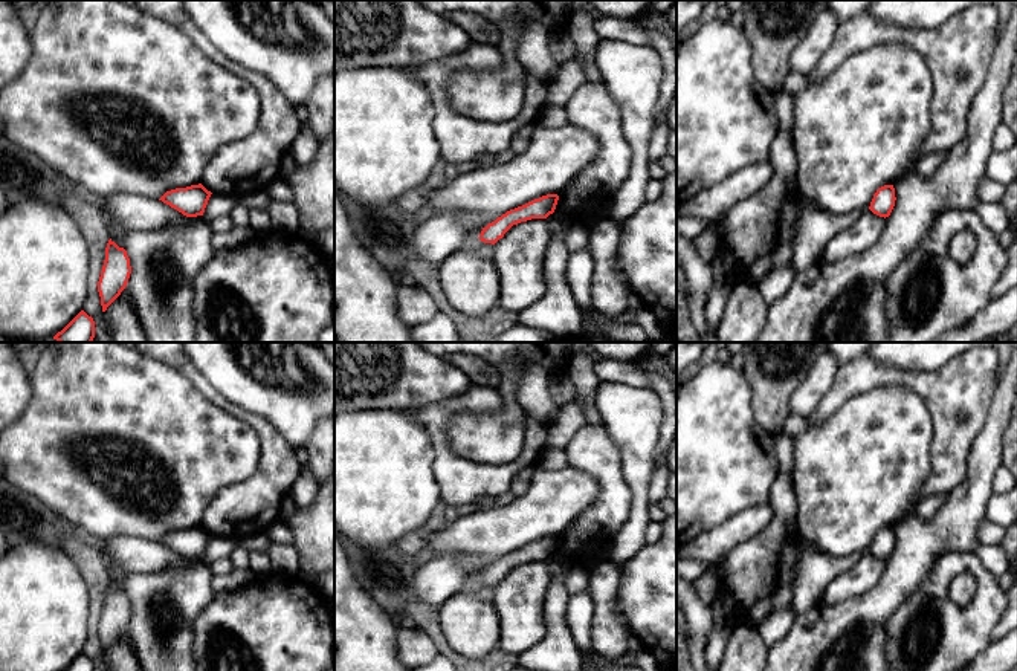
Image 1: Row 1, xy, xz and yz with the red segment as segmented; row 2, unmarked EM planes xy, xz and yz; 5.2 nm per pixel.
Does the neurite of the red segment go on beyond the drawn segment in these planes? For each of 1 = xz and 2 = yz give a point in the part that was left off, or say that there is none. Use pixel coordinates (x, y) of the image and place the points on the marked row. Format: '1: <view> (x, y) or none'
1: none
2: none

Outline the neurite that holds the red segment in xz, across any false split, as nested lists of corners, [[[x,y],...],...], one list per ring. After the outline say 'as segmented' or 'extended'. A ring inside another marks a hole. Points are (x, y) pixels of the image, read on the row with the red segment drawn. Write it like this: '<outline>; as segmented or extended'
[[[547,194],[539,199],[534,199],[522,206],[507,211],[495,222],[489,223],[483,228],[479,234],[479,240],[484,243],[495,245],[504,234],[513,226],[521,222],[527,222],[531,219],[547,219],[550,214],[554,212],[557,205],[559,196],[557,194]]]; as segmented

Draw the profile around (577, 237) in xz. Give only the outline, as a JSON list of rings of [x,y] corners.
[[[571,225],[565,234],[565,245],[570,254],[586,248],[589,243],[589,229],[583,225]]]

